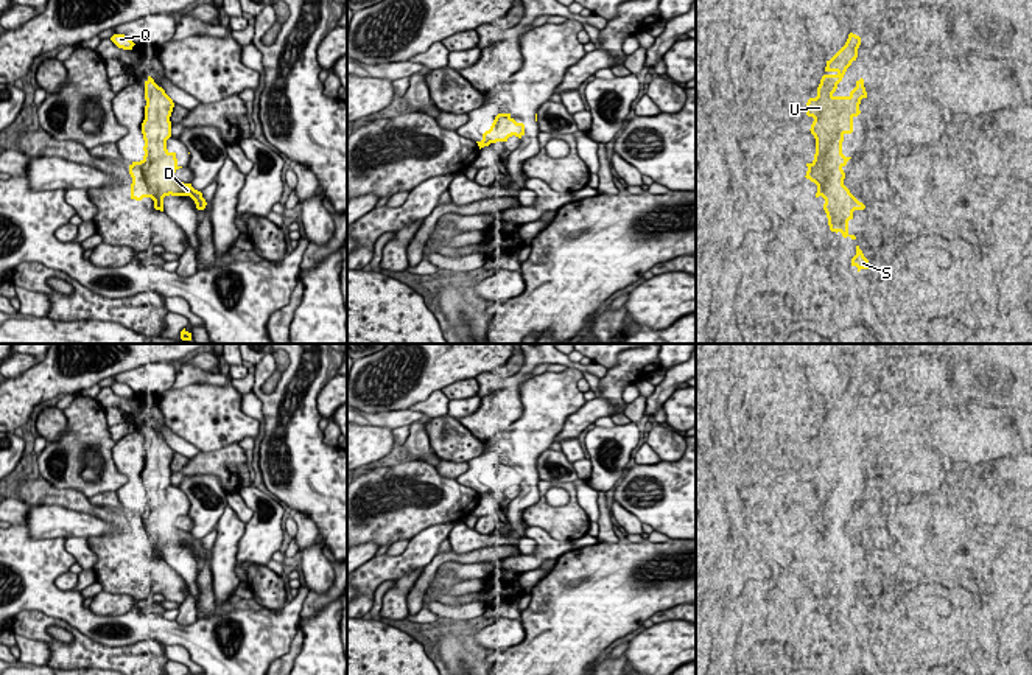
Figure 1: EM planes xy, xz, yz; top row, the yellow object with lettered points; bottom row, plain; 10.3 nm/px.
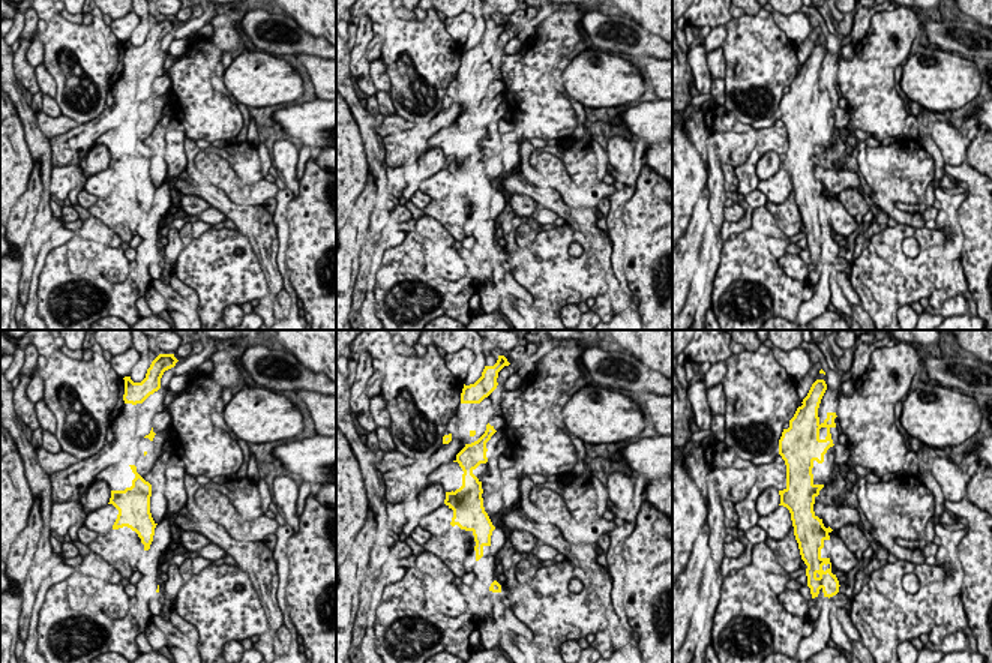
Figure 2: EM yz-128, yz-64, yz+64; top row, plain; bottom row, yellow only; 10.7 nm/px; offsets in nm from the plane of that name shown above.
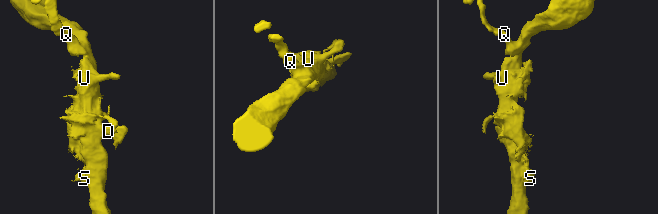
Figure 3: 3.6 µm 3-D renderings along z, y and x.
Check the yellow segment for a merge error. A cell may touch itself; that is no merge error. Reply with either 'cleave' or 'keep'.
keep

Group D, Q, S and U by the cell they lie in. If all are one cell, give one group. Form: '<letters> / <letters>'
D Q S U

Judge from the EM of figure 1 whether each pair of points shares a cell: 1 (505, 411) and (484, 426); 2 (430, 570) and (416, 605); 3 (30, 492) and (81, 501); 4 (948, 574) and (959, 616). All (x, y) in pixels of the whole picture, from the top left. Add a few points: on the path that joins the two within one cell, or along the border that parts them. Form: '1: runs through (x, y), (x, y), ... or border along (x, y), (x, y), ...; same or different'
1: runs through (500, 411), (489, 422); same
2: runs through (425, 579), (416, 596); same
3: runs through (42, 493), (69, 498); same
4: border along (930, 579), (951, 590); different

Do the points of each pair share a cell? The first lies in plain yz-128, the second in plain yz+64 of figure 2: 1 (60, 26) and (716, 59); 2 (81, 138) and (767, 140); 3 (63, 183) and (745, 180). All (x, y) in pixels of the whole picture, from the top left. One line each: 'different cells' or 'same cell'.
1: different cells
2: different cells
3: different cells

